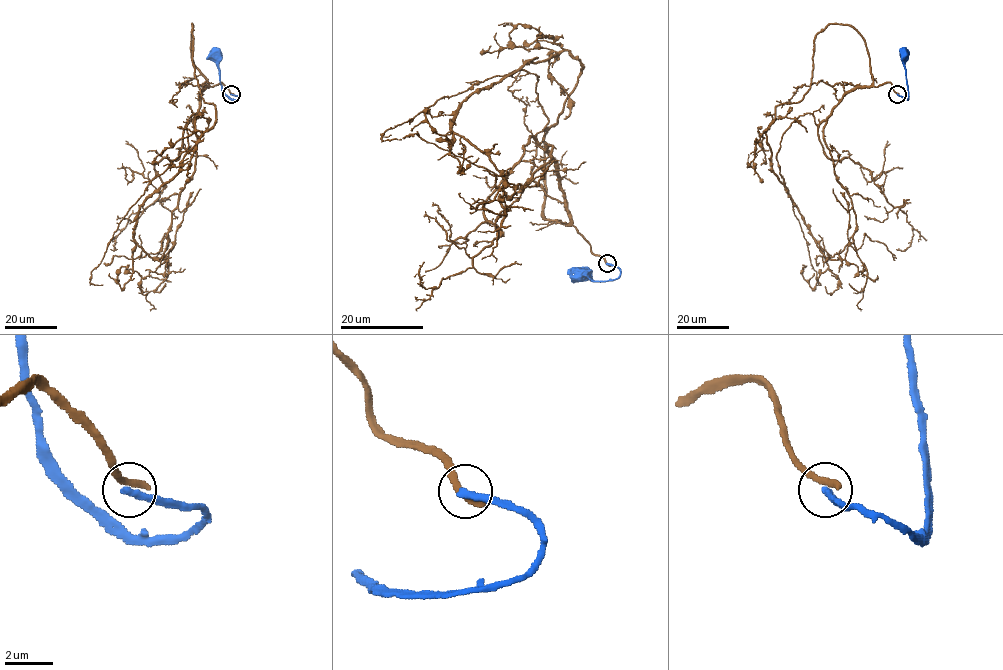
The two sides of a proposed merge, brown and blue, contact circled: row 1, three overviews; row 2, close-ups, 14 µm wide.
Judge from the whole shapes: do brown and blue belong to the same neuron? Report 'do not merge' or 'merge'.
do not merge

